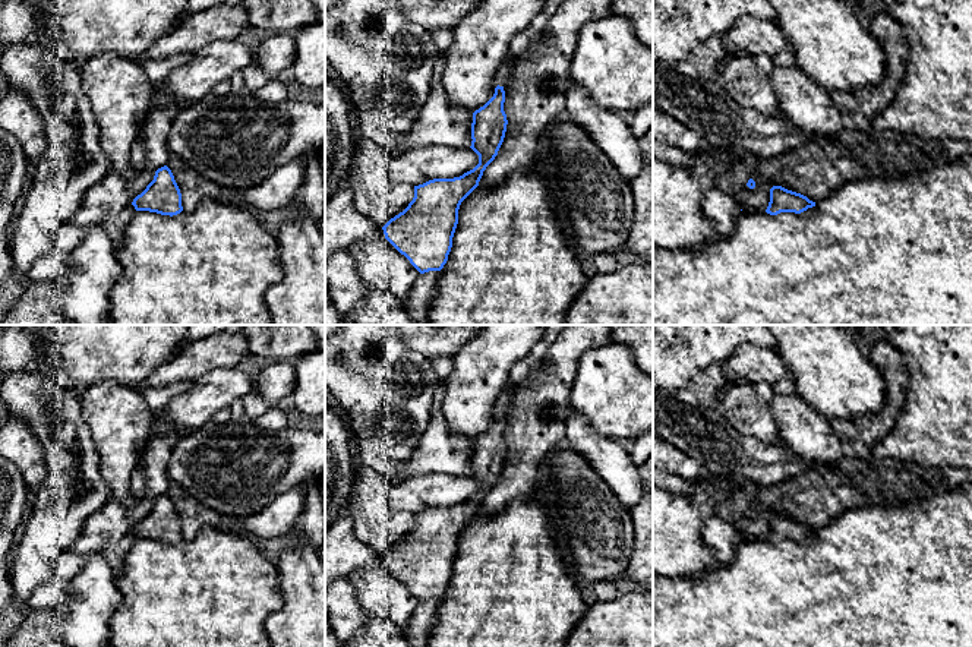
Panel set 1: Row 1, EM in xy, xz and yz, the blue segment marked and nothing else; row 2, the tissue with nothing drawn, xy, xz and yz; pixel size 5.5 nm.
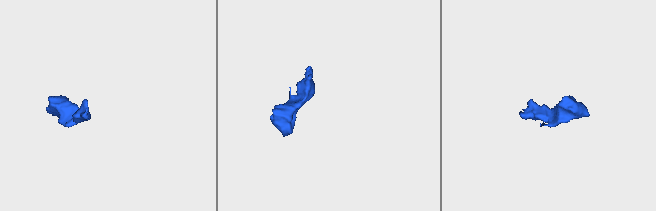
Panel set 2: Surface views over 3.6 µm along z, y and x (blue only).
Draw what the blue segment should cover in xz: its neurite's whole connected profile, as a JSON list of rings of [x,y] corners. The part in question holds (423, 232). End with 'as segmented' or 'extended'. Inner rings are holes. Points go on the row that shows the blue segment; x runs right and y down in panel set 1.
[[[501,64],[493,97],[473,113],[470,148],[479,155],[479,164],[460,177],[433,179],[414,186],[408,206],[382,227],[385,239],[420,272],[404,300],[414,325],[427,325],[441,269],[452,247],[460,205],[479,186],[504,142],[508,124],[504,85],[512,67]]]; extended

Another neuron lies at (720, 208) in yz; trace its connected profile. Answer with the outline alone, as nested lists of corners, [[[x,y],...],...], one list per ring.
[[[717,187],[704,196],[704,215],[714,224],[719,237],[729,237],[735,231],[739,211],[735,198]]]

